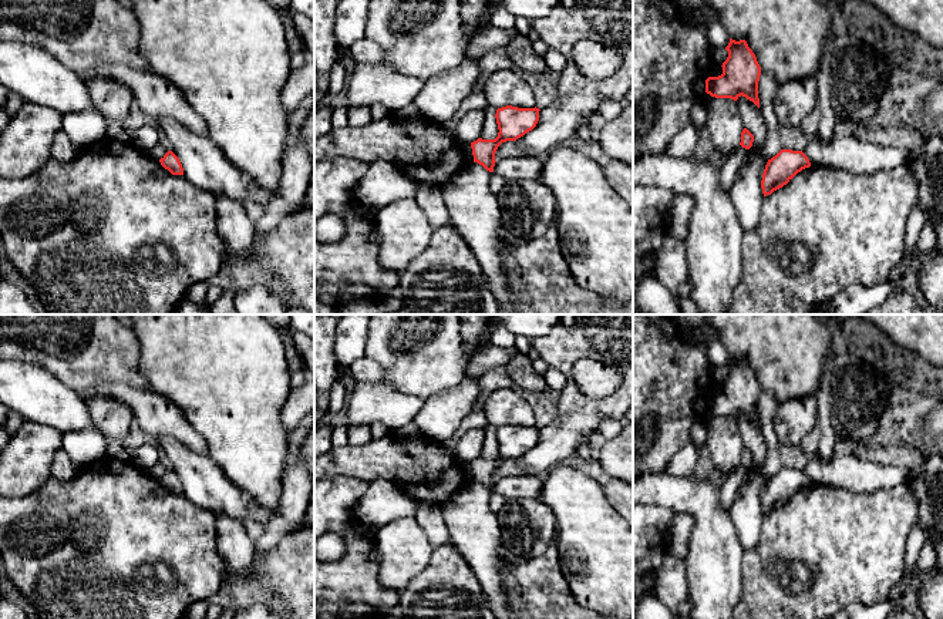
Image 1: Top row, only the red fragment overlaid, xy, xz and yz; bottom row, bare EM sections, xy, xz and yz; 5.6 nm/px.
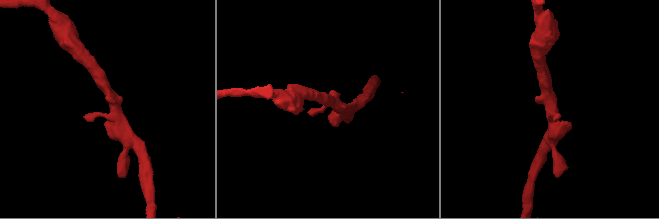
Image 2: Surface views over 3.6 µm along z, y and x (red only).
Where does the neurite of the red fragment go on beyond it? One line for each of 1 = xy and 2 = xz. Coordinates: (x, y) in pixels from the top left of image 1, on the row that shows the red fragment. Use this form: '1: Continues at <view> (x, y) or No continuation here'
1: No continuation here
2: No continuation here

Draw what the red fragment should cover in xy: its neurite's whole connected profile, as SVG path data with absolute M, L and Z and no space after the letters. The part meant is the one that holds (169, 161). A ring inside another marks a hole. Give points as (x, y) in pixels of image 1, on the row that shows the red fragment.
M168 151L161 159L161 165L168 169L172 175L183 175L183 168L179 158L172 152Z

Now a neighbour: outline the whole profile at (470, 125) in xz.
M471 110L465 112L457 125L455 137L464 144L471 144L481 138L485 124L485 110Z

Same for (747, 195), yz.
M741 95L737 105L744 128L754 135L752 147L747 151L748 159L742 164L730 189L740 223L747 232L758 225L761 216L764 199L761 181L768 162L761 152L765 144L767 124L761 110L752 101Z

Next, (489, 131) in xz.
M488 105L485 108L485 124L481 132L481 138L482 139L495 139L498 137L498 124L496 124L496 108Z

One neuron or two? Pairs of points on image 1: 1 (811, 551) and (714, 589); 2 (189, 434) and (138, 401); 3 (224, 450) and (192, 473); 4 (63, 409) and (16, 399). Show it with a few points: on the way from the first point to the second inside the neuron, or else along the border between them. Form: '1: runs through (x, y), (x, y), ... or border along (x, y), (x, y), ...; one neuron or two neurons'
1: border along (744, 551), (743, 594), (736, 604); two neurons
2: runs through (177, 426), (151, 411); one neuron
3: border along (209, 457), (233, 484); two neurons
4: runs through (51, 403), (44, 399), (27, 399); one neuron

